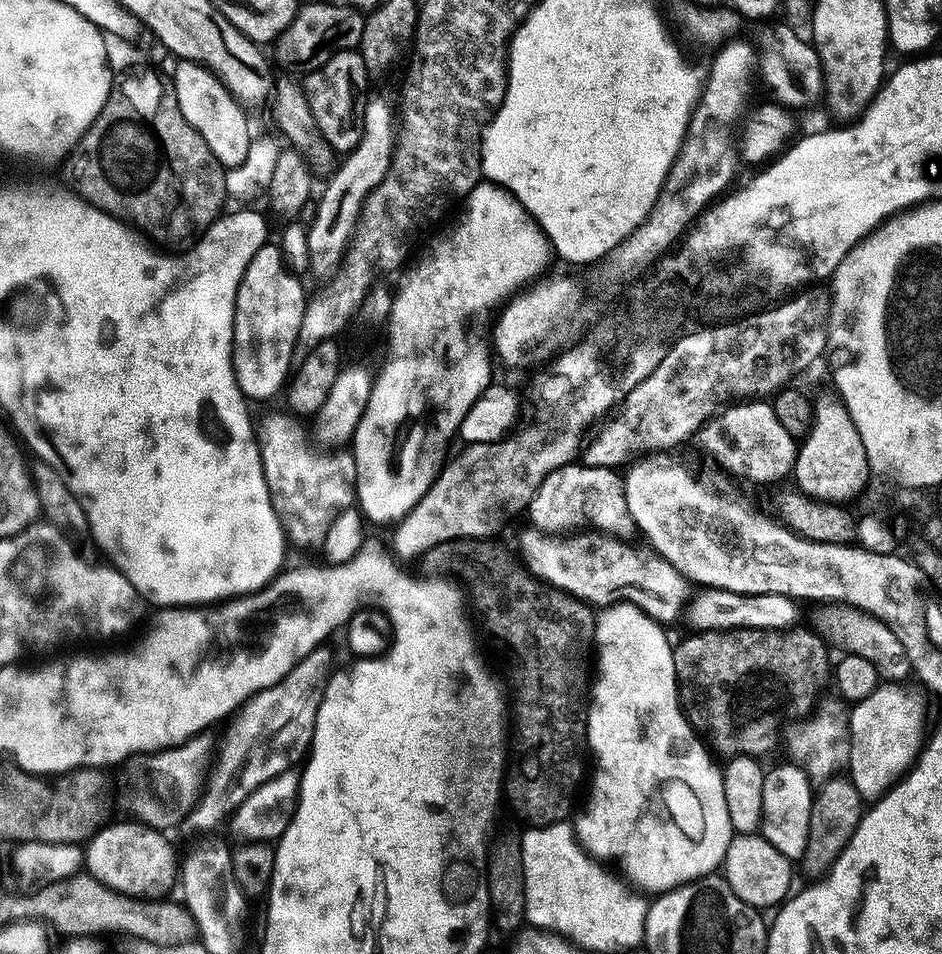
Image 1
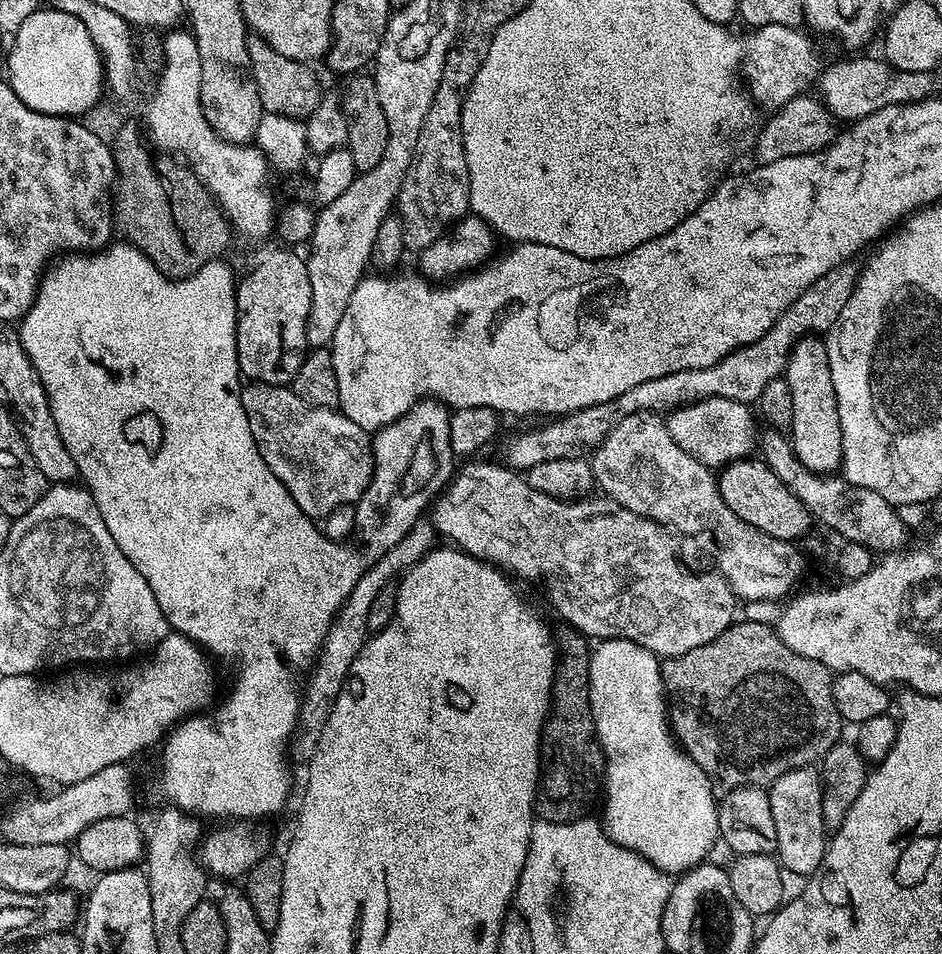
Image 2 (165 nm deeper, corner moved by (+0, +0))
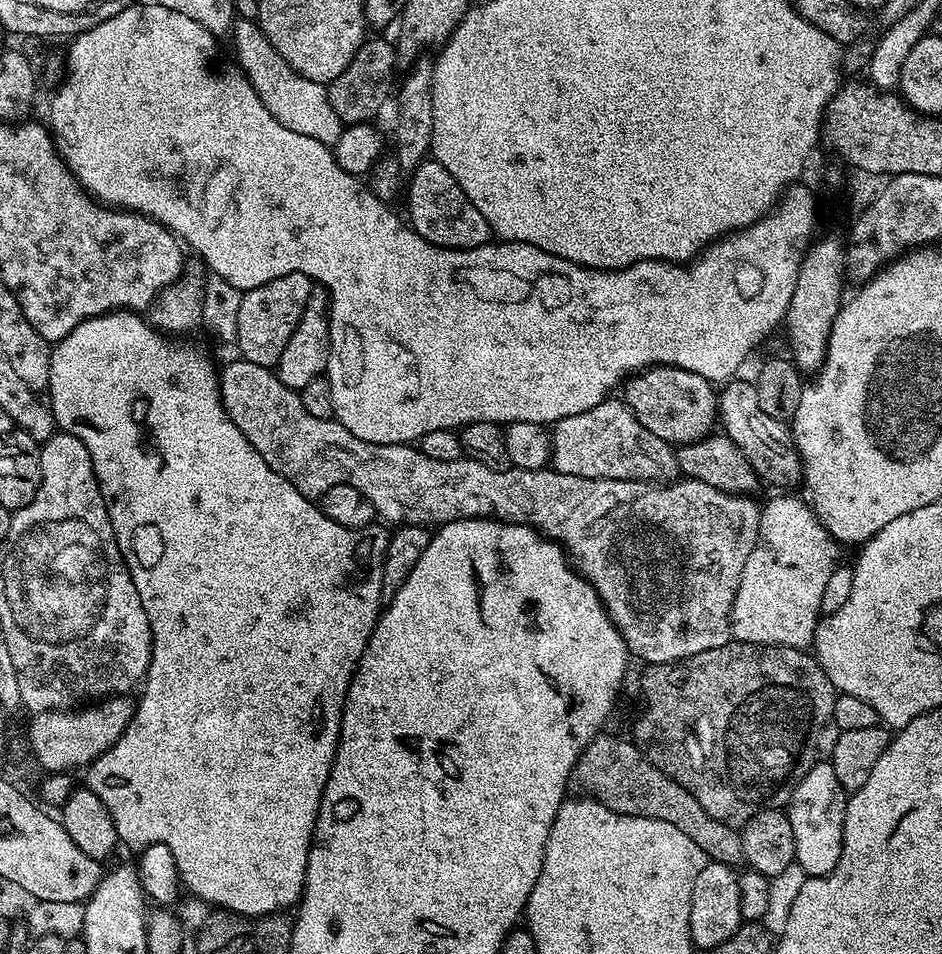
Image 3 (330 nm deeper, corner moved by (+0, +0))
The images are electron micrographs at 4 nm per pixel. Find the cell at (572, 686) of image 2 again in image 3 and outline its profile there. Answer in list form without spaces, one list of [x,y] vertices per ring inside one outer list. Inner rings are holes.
[[[601,734],[584,747],[572,771],[571,783],[580,791],[577,793],[602,802],[602,806],[623,816],[645,816],[670,822],[670,826],[678,826],[686,838],[694,838],[709,861],[729,866],[743,865],[744,851],[740,832],[728,824],[718,822],[718,818],[710,818],[710,814],[702,810],[698,798],[694,798],[690,790],[658,770],[658,766],[651,764],[639,747],[631,739],[628,740]]]

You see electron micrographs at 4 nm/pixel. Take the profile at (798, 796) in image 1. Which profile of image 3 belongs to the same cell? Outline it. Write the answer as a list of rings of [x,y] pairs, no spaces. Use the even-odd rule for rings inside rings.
[[[821,762],[809,770],[802,782],[798,782],[788,800],[786,811],[790,830],[794,830],[795,863],[800,864],[809,877],[825,876],[834,870],[834,866],[838,866],[848,798],[849,793],[845,792],[842,782],[838,782],[832,763]]]

